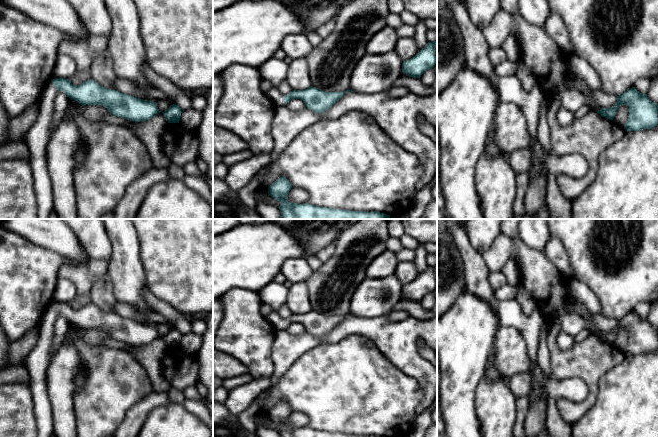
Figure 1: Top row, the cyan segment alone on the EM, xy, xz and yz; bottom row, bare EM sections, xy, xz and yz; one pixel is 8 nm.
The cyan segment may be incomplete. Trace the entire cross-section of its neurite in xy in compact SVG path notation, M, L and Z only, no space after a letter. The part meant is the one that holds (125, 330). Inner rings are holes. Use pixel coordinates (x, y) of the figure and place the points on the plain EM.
M55 302L49 306L41 318L38 341L24 361L30 377L38 437L51 437L54 434L46 371L52 356L55 322L60 315L82 330L101 329L111 338L133 346L146 345L160 337L156 326L104 312L93 303L79 310L72 309L65 302Z

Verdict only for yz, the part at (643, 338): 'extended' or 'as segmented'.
as segmented

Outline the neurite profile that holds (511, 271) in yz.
M509 259L501 271L505 275L509 285L515 288L520 285L520 271L517 262L514 259Z

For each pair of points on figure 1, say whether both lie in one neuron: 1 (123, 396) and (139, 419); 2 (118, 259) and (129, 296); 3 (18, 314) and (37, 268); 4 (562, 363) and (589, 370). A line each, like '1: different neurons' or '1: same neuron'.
1: different neurons
2: same neuron
3: same neuron
4: same neuron

